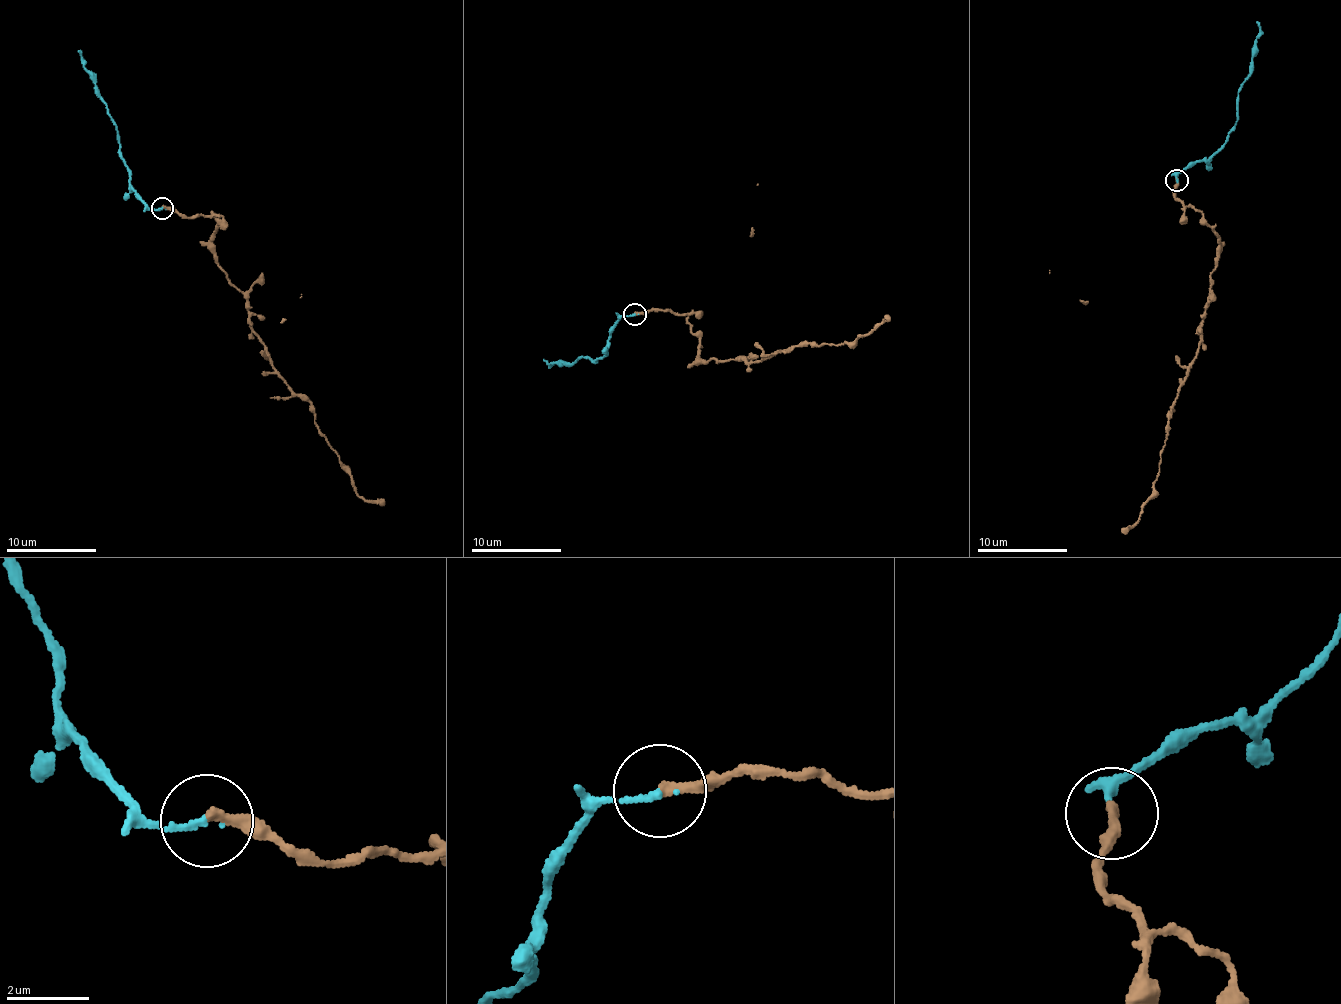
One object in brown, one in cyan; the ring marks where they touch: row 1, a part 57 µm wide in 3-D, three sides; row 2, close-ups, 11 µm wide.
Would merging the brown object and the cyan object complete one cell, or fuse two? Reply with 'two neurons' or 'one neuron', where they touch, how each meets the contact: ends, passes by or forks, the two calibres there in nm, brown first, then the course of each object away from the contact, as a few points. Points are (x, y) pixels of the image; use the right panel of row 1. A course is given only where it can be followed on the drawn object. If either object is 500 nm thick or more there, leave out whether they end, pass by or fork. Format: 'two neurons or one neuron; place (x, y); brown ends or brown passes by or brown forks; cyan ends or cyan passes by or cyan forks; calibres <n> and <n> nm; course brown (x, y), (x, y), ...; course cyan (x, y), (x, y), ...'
one neuron; place (1176, 180); brown ends; cyan ends; calibres 240 and 140 nm; course brown (1176, 179), (1175, 196), (1212, 228), (1218, 256), (1199, 341), (1170, 409), (1154, 490), (1137, 522), (1123, 530); course cyan (1176, 179), (1180, 172), (1210, 159), (1235, 125), (1237, 98), (1250, 72), (1259, 32), (1256, 22)

